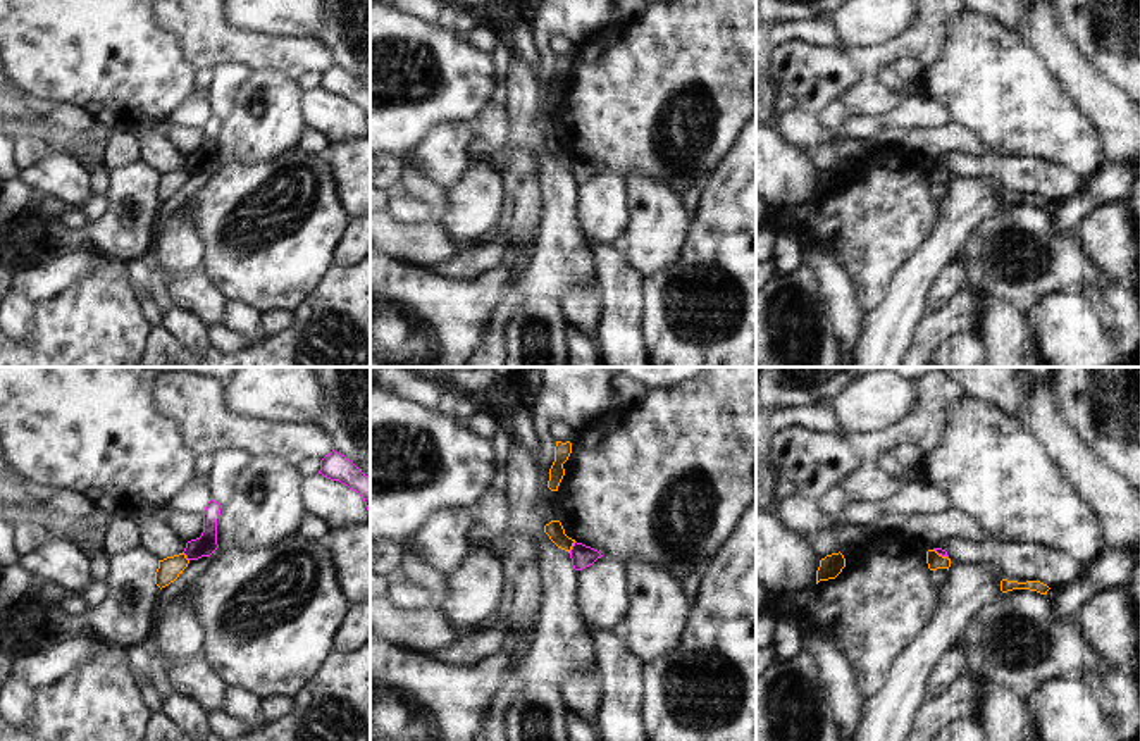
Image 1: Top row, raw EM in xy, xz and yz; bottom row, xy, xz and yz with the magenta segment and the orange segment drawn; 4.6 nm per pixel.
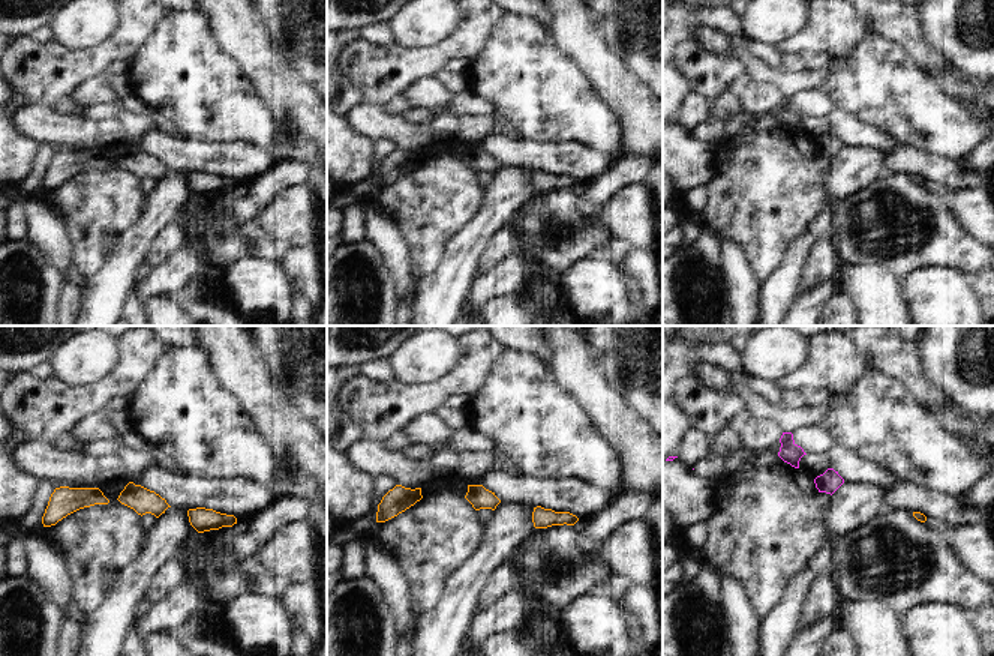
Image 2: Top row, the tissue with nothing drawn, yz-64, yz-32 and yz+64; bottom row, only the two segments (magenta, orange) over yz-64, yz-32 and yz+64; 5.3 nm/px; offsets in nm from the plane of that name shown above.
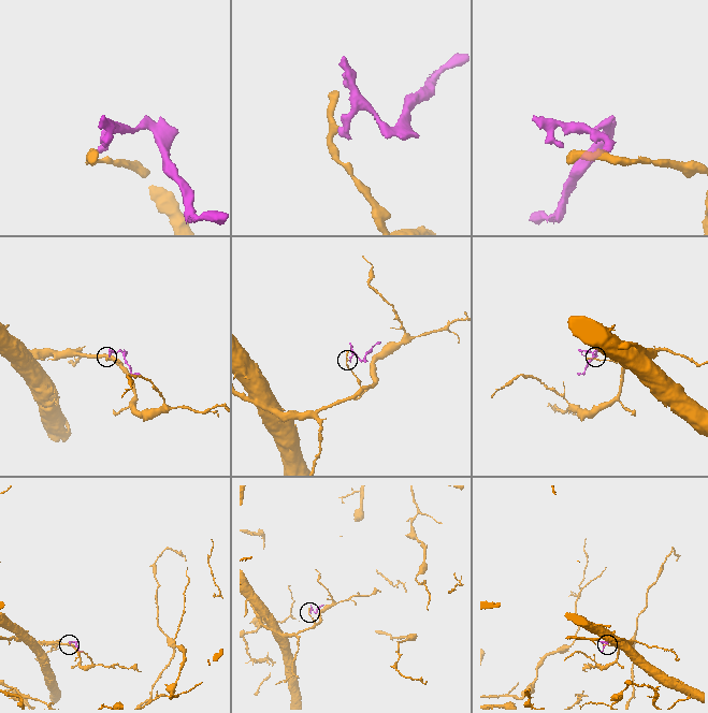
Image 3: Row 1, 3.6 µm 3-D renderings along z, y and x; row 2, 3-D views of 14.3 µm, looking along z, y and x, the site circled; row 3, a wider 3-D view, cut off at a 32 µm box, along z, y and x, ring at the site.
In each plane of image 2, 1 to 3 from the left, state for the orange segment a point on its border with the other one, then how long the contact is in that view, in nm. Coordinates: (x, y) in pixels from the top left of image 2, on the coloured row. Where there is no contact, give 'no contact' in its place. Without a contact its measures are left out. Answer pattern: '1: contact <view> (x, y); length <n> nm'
1: no contact
2: no contact
3: no contact

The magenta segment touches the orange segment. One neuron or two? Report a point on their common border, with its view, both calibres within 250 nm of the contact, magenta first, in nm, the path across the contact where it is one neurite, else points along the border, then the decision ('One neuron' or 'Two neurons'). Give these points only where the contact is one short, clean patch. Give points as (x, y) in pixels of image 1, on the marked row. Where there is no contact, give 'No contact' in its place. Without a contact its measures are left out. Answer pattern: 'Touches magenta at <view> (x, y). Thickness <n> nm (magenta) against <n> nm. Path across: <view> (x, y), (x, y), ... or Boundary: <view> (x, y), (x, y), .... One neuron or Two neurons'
Touches magenta at xz (572, 547). Thickness 100 nm (magenta) against 80 nm. Boundary: xz (576, 541), (569, 552). Two neurons

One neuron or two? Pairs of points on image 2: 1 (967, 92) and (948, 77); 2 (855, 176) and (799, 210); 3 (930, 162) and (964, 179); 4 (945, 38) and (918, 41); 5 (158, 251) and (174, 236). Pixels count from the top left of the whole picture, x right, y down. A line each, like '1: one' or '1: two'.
1: one
2: two
3: one
4: two
5: one

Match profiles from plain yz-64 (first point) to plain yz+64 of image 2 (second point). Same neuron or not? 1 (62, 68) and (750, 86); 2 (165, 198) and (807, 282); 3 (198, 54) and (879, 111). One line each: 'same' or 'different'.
1: different
2: different
3: same

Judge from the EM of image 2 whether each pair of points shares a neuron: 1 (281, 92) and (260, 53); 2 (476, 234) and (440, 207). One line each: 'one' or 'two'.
1: one
2: two

